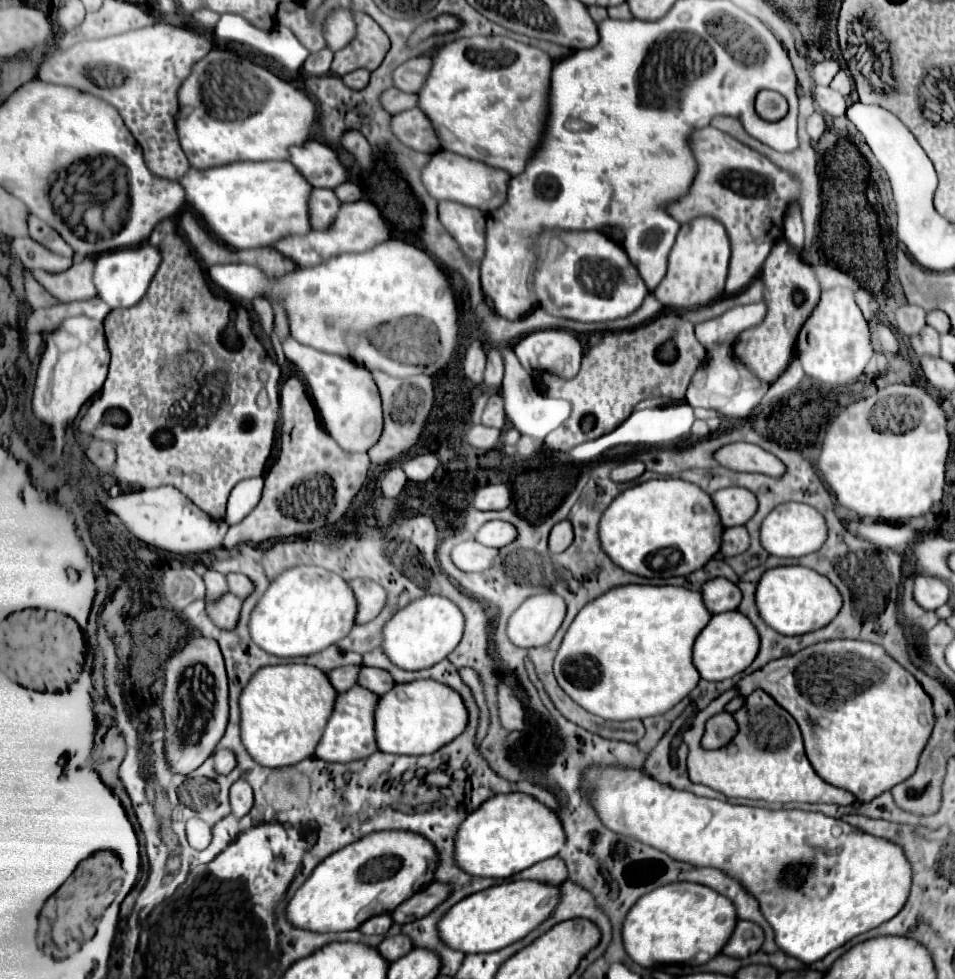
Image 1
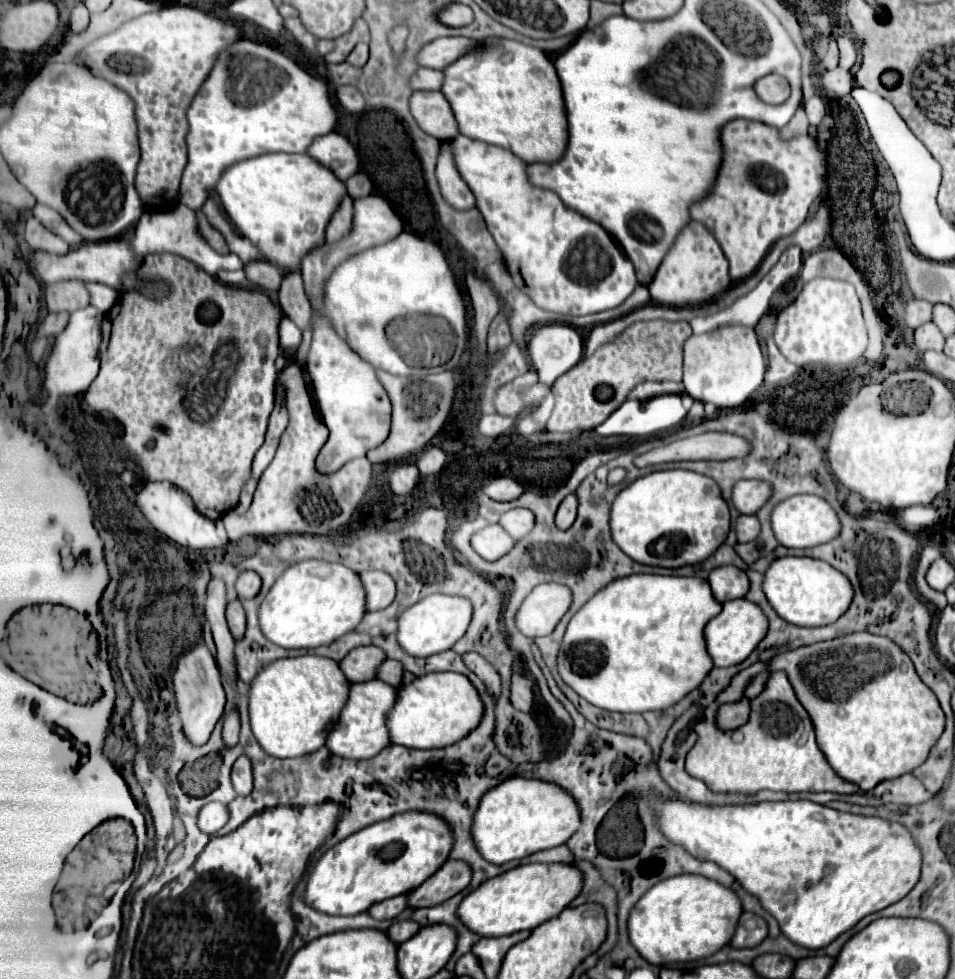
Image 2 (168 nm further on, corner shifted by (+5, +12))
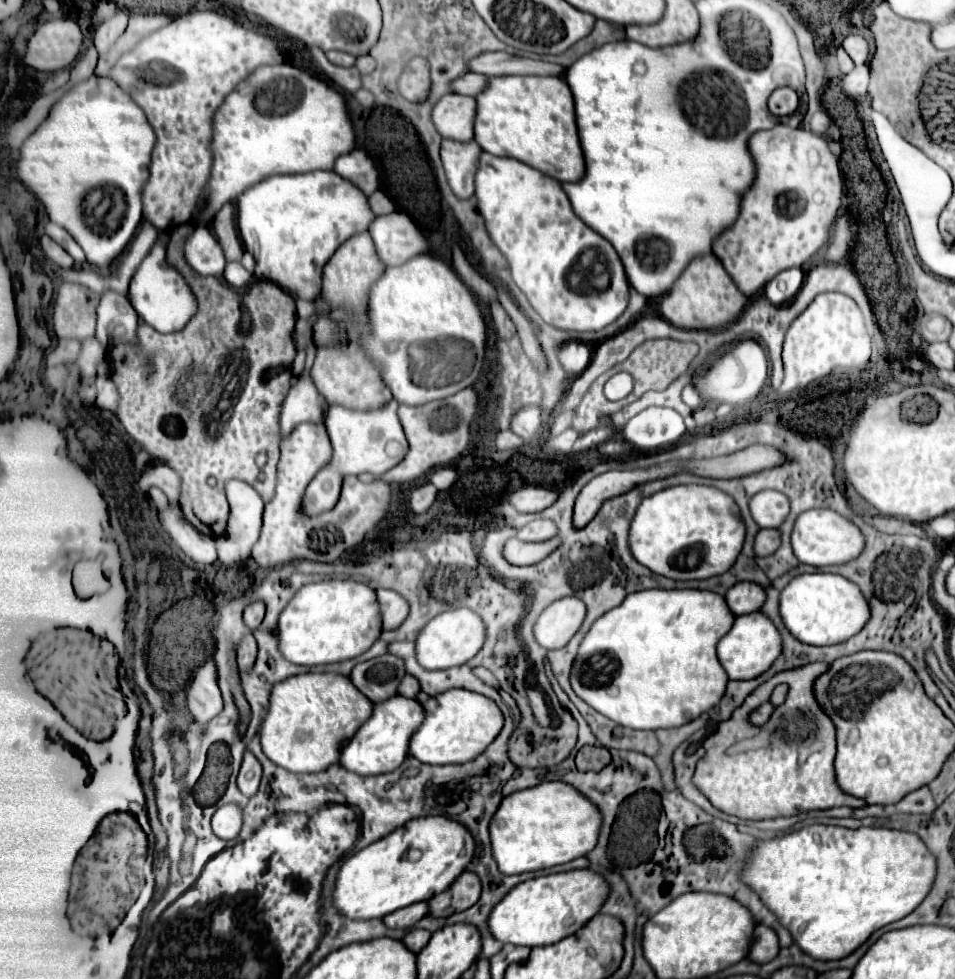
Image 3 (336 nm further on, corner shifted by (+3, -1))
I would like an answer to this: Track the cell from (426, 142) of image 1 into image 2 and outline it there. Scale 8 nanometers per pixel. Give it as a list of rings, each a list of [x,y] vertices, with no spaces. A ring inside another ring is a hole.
[[[414,92],[410,96],[410,112],[428,136],[438,138],[440,142],[458,136],[454,114],[442,92]]]

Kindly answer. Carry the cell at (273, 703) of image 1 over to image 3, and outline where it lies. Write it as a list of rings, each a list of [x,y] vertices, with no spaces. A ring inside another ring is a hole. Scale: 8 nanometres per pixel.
[[[304,673],[274,685],[270,709],[260,729],[262,751],[292,773],[318,773],[340,761],[342,747],[370,717],[374,703],[348,677],[338,673]]]

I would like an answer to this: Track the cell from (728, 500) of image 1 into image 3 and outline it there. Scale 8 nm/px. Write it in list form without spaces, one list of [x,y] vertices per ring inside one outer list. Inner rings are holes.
[[[760,491],[750,501],[750,513],[760,527],[780,527],[790,513],[790,501],[784,493]]]

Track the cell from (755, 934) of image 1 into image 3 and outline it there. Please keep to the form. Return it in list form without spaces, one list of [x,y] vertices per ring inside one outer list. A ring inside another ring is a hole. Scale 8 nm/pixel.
[[[758,925],[754,931],[754,943],[750,949],[750,959],[756,963],[766,963],[772,961],[778,955],[778,935],[766,927],[766,925]]]

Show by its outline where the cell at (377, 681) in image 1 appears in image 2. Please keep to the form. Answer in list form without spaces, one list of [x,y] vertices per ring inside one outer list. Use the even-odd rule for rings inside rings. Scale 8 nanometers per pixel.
[[[386,660],[386,664],[380,664],[380,668],[376,668],[376,678],[384,680],[390,686],[400,686],[402,664],[398,660]]]

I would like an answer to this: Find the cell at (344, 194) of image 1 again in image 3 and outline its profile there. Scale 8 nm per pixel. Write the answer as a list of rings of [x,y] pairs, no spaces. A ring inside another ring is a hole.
[[[382,191],[372,193],[368,199],[370,199],[370,207],[372,207],[372,211],[374,211],[376,215],[386,215],[386,213],[392,213],[392,211],[394,211],[394,203],[392,203],[390,197],[388,197],[386,193],[382,193]]]

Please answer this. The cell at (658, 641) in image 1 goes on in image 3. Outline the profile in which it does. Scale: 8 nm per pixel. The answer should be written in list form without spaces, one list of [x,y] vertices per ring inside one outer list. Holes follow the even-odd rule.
[[[648,589],[630,593],[622,605],[602,615],[584,637],[572,667],[570,683],[580,699],[598,713],[630,729],[670,729],[680,727],[714,705],[726,691],[726,671],[718,665],[714,645],[730,631],[734,613],[726,609],[726,599],[712,591],[698,589]]]

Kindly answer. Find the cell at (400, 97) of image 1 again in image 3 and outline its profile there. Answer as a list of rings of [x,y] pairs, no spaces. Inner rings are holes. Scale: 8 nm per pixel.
[[[466,73],[464,77],[460,77],[458,81],[452,83],[452,91],[462,93],[462,95],[478,95],[478,93],[482,93],[482,89],[486,89],[486,85],[488,85],[486,75]]]

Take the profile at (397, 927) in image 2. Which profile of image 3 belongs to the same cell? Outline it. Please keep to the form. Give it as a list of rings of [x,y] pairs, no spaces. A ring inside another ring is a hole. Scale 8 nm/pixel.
[[[410,929],[402,941],[412,953],[420,953],[426,947],[426,943],[430,941],[430,937],[432,933],[426,929]]]

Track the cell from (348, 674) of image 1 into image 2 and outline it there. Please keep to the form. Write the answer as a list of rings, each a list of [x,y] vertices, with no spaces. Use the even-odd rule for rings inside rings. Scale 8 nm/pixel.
[[[360,646],[350,650],[340,662],[340,670],[344,672],[348,682],[366,682],[376,678],[376,668],[386,660],[384,652],[376,646]]]

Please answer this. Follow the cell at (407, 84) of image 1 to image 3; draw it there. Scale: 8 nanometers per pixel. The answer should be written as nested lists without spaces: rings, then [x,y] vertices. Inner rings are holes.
[[[482,53],[470,61],[472,73],[482,73],[488,77],[502,75],[556,75],[560,77],[566,69],[556,63],[534,61],[524,57],[514,57],[508,53]]]

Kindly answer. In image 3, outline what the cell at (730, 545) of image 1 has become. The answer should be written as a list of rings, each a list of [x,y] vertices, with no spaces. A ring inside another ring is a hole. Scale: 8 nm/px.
[[[762,529],[762,531],[756,535],[754,551],[756,551],[758,557],[768,557],[768,555],[772,555],[778,547],[780,547],[780,533],[778,533],[778,529]]]

